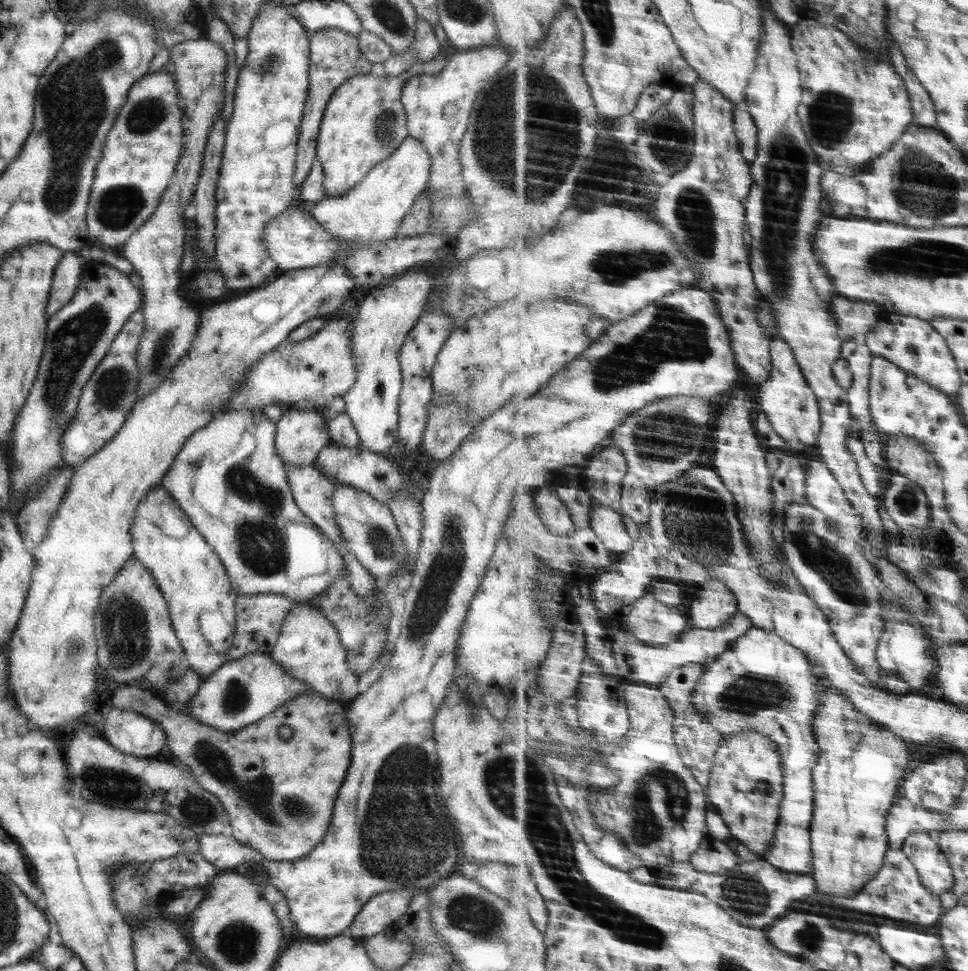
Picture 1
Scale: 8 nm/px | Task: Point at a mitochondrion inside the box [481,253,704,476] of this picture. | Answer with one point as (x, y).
(669, 435)

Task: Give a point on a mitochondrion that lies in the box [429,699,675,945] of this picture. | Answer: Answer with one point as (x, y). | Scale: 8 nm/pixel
(476, 916)

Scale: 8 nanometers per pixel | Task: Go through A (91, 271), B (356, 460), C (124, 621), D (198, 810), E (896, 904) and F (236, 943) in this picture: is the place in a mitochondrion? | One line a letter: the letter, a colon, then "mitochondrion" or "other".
A: other
B: other
C: mitochondrion
D: mitochondrion
E: other
F: mitochondrion

